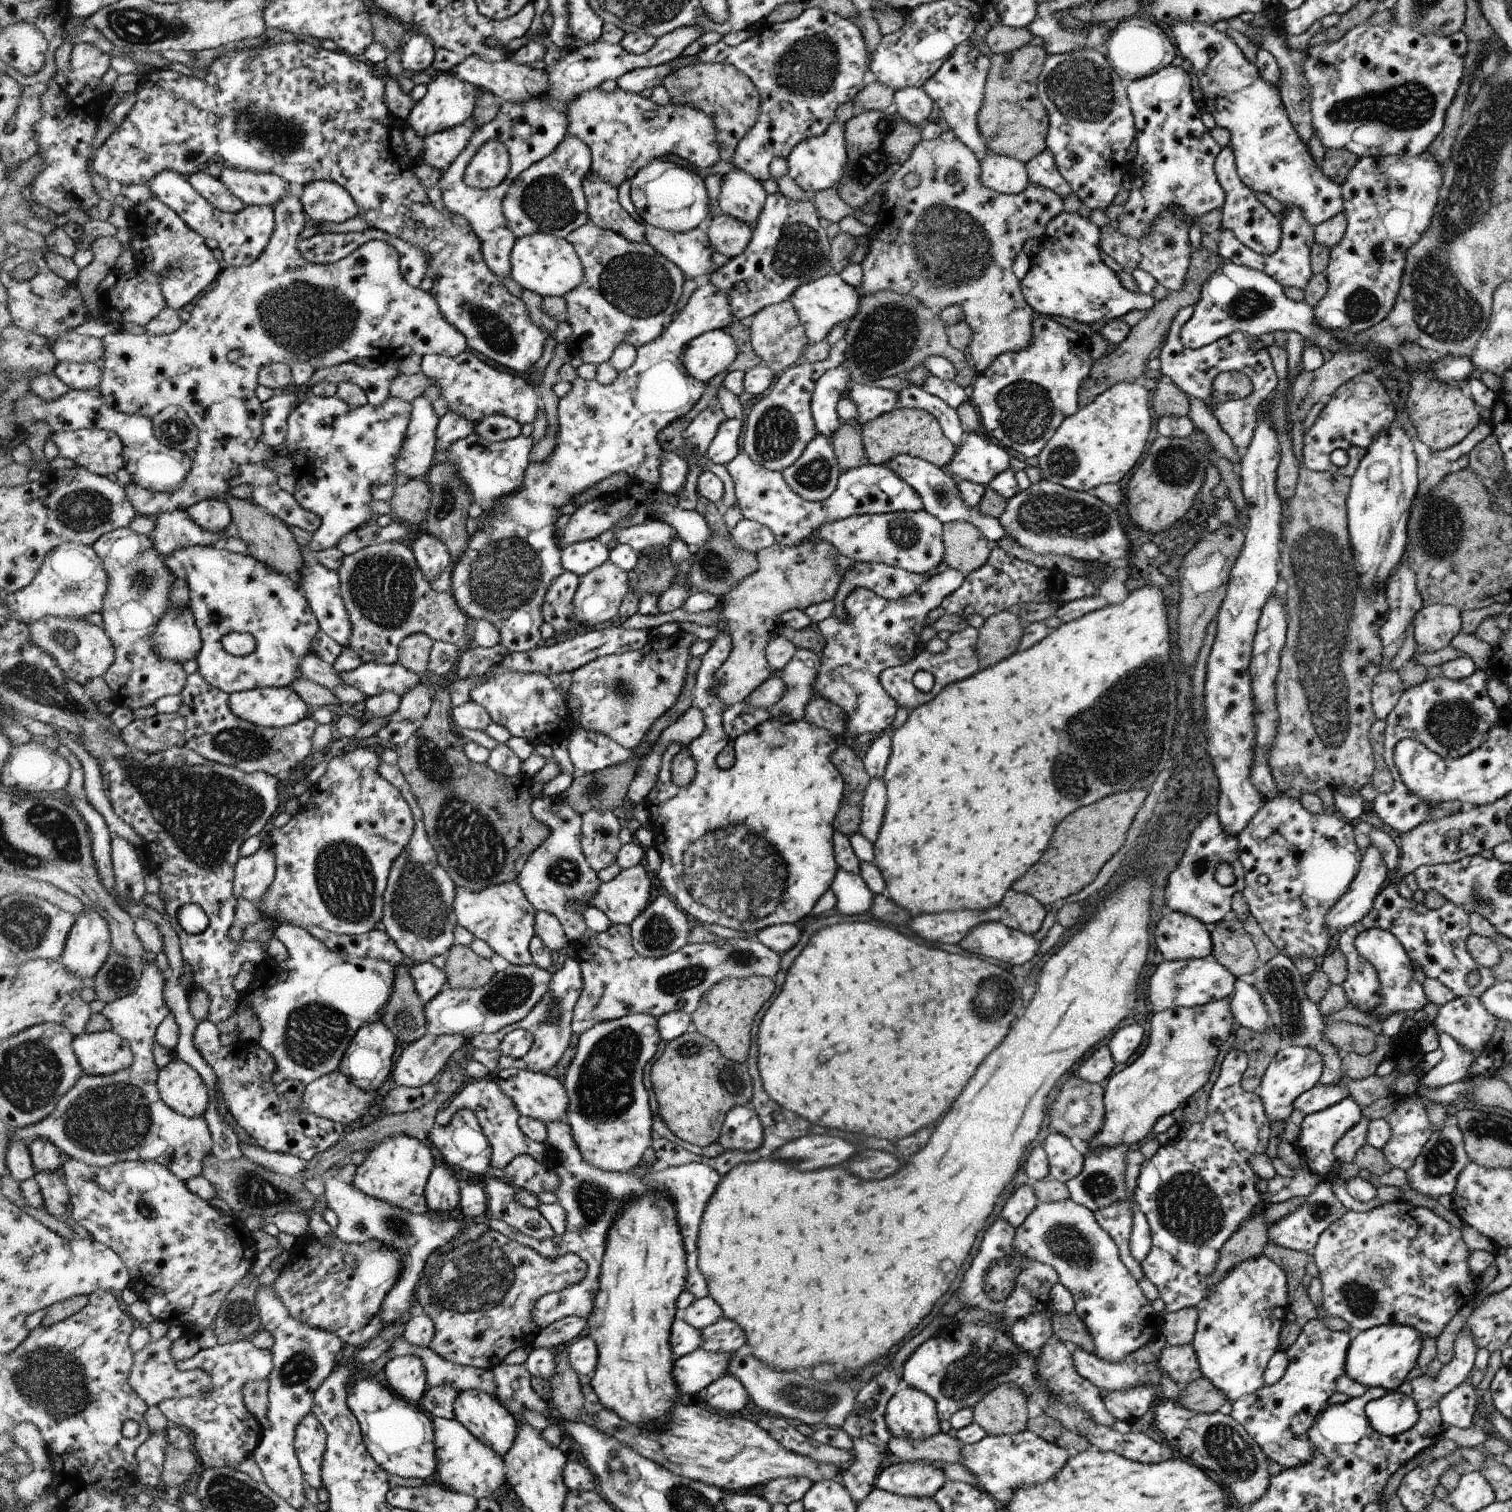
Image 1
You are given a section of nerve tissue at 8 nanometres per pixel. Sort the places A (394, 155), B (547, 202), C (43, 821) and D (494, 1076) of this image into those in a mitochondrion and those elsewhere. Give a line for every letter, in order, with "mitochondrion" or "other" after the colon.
A: other
B: mitochondrion
C: mitochondrion
D: other

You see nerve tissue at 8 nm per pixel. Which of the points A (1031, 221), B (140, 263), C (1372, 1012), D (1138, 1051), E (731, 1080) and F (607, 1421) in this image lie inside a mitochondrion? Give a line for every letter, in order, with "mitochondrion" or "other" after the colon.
A: other
B: other
C: other
D: other
E: mitochondrion
F: mitochondrion

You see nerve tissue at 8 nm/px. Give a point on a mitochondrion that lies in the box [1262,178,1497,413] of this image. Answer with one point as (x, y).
(1362, 304)

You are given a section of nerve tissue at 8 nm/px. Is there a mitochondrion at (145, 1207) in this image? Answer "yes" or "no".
yes

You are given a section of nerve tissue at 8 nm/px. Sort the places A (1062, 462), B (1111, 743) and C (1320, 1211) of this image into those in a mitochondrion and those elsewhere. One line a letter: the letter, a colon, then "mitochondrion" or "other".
A: mitochondrion
B: mitochondrion
C: mitochondrion

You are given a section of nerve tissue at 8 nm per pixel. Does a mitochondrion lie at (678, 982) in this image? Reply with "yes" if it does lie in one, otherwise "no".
yes

